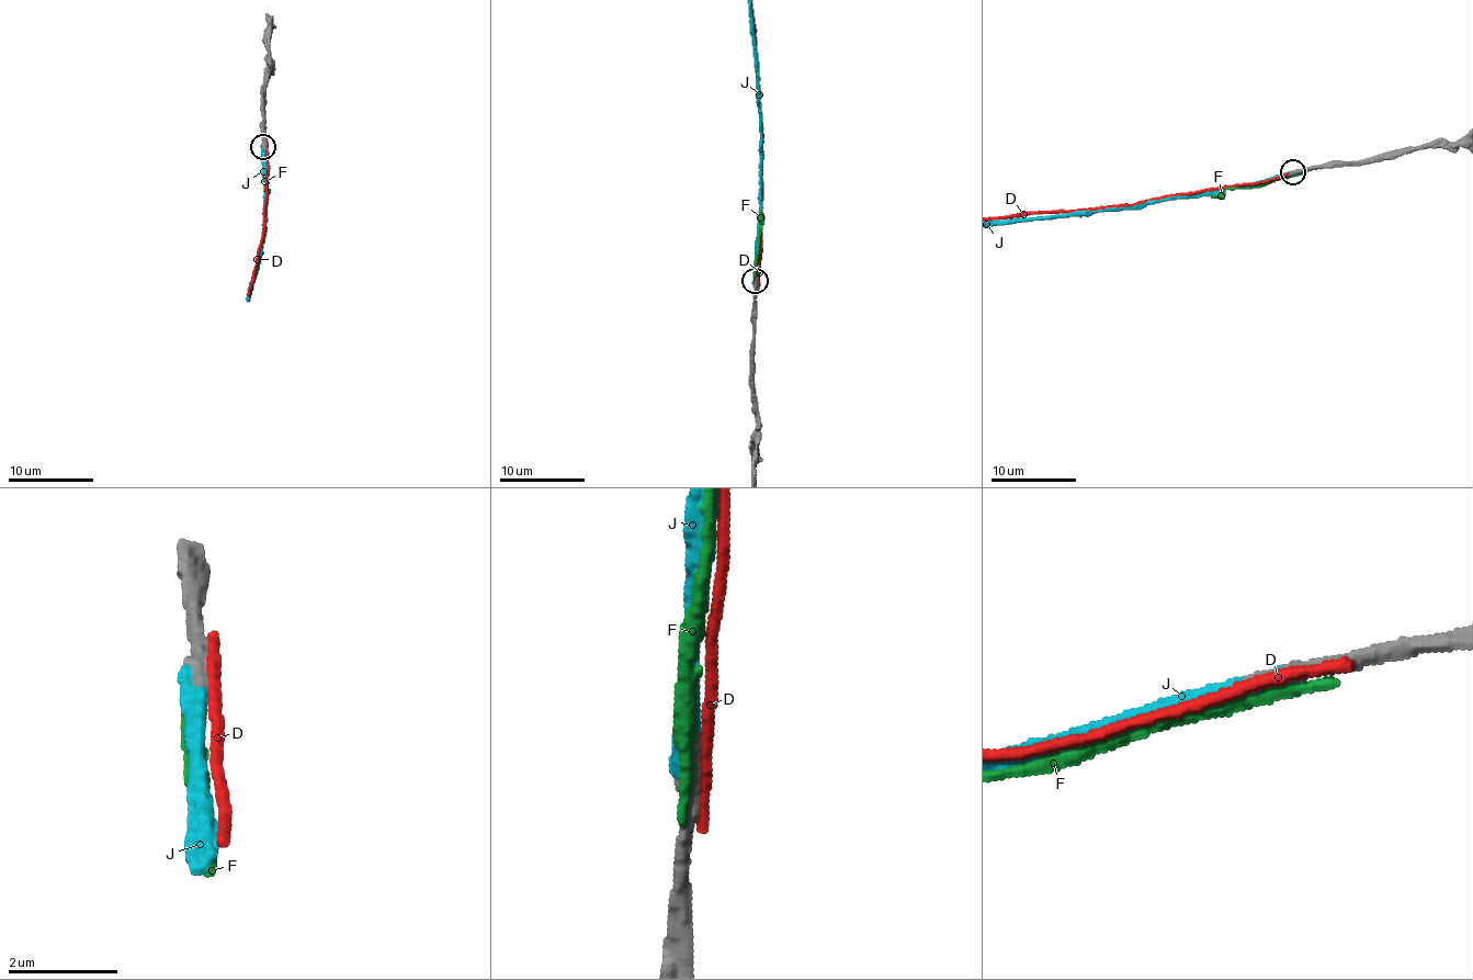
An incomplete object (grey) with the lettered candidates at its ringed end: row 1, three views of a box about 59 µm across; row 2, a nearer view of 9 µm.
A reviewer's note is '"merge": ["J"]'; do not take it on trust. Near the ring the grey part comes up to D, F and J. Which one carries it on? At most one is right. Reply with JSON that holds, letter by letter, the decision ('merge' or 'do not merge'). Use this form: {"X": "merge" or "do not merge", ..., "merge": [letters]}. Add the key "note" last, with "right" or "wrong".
{"D": "do not merge", "F": "do not merge", "J": "merge", "merge": ["J"], "note": "right"}

